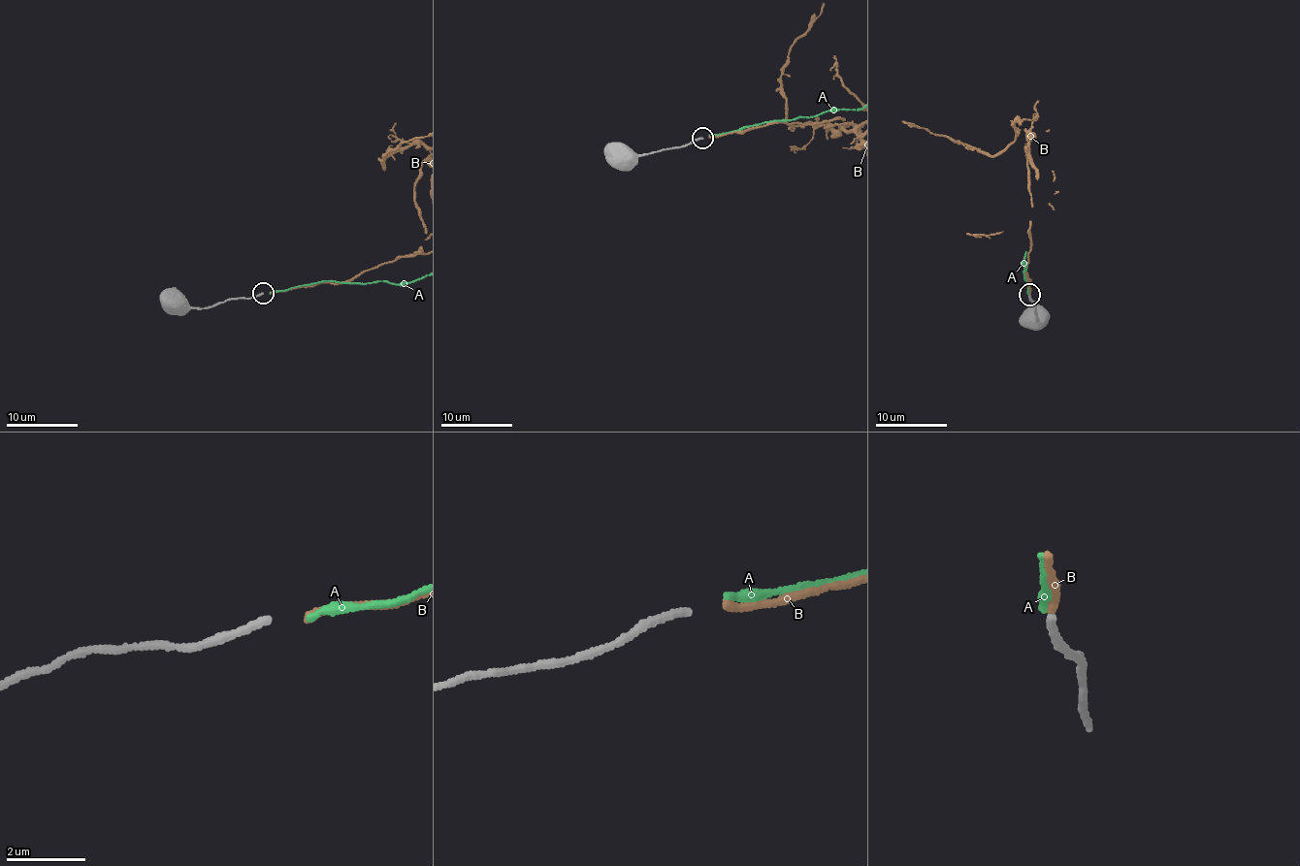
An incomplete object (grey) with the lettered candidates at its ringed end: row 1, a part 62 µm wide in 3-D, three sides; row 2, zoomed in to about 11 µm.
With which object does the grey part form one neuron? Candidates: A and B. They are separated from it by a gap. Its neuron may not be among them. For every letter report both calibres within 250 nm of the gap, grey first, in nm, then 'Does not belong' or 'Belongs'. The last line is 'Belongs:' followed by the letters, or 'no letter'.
A: Thickness 200 nm (grey) against 240 nm. Does not belong
B: Thickness 200 nm (grey) against 220 nm. Does not belong
Belongs: no letter

